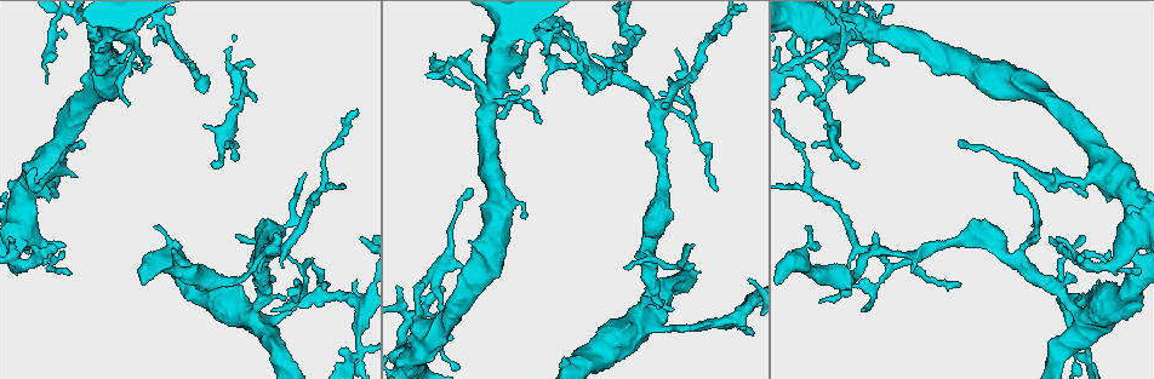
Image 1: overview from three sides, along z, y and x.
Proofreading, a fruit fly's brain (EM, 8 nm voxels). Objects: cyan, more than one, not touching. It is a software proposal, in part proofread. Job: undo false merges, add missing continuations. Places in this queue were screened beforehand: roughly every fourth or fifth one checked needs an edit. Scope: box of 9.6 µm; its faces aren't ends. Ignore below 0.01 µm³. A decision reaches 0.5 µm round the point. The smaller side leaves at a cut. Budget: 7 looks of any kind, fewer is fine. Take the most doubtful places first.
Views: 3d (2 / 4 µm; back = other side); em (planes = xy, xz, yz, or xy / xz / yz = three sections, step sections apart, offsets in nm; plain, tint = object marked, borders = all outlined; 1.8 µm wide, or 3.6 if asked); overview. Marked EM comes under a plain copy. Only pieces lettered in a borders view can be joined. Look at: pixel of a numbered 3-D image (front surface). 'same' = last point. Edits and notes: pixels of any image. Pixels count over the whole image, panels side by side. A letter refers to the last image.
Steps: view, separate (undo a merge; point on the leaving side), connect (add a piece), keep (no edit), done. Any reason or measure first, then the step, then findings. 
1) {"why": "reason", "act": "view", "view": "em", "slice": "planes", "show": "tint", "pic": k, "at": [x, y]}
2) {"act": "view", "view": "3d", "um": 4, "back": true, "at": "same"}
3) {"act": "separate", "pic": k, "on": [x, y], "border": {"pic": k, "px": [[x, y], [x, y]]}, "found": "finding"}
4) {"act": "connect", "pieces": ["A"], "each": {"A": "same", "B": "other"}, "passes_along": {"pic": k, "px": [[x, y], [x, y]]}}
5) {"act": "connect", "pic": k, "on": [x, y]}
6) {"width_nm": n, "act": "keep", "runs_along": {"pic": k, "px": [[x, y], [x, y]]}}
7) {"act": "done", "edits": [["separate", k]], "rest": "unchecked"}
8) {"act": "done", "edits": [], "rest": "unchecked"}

{"act": "view", "view": "em", "slice": "planes", "show": "tint", "pic": 1, "at": [410, 315]}

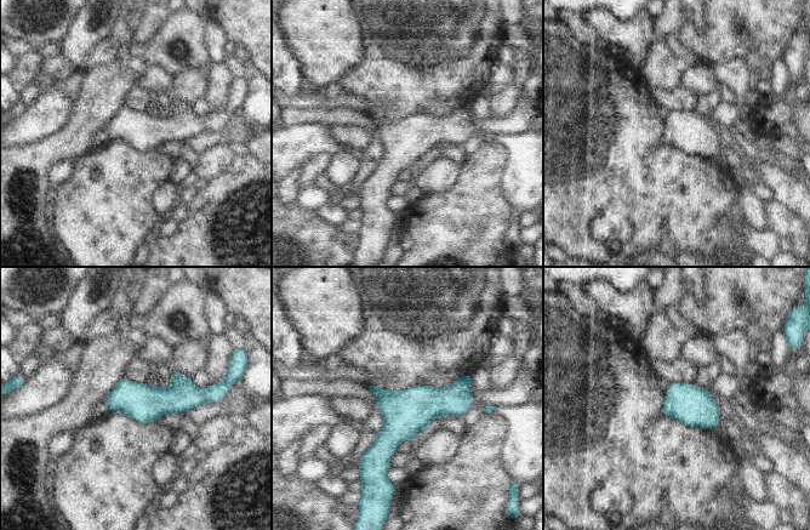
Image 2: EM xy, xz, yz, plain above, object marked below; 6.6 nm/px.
{"why": "what lies round it", "act": "view", "view": "em", "slice": "planes", "show": "borders", "at": "same"}

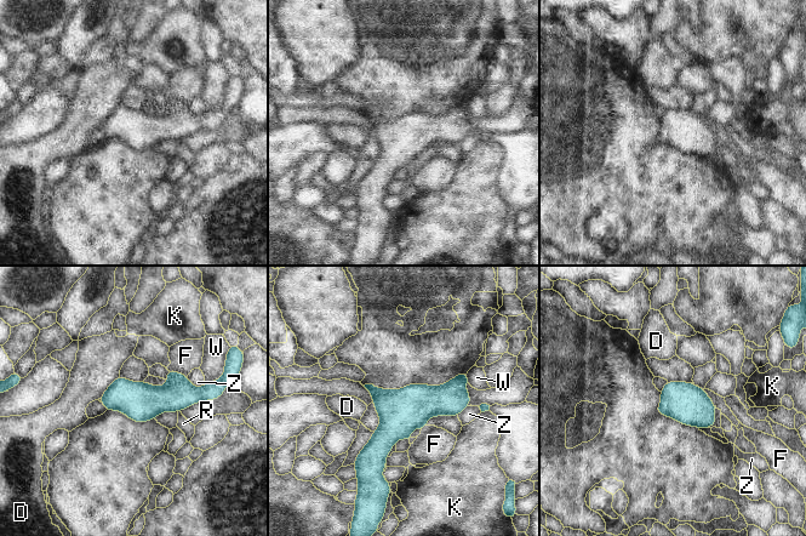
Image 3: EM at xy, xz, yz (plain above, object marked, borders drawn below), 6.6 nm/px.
{"width_nm": 260, "act": "keep", "each": {"D": "other", "F": "other", "K": "other", "R": "other", "W": "other", "Z": "other"}, "runs_along": {"pic": 3, "px": [[464, 376], [381, 443], [378, 469]]}, "found": "all the same neuron"}

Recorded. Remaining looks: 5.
{"why": "thin neck", "act": "view", "view": "3d", "um": 2, "pic": 1, "at": [864, 28]}

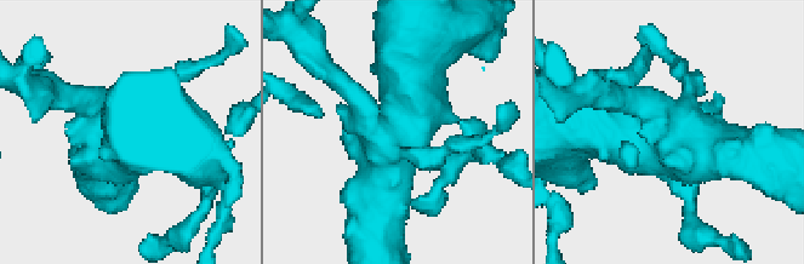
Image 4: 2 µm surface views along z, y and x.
{"act": "view", "view": "em", "slice": "planes", "show": "borders", "pic": 4, "at": [667, 139]}

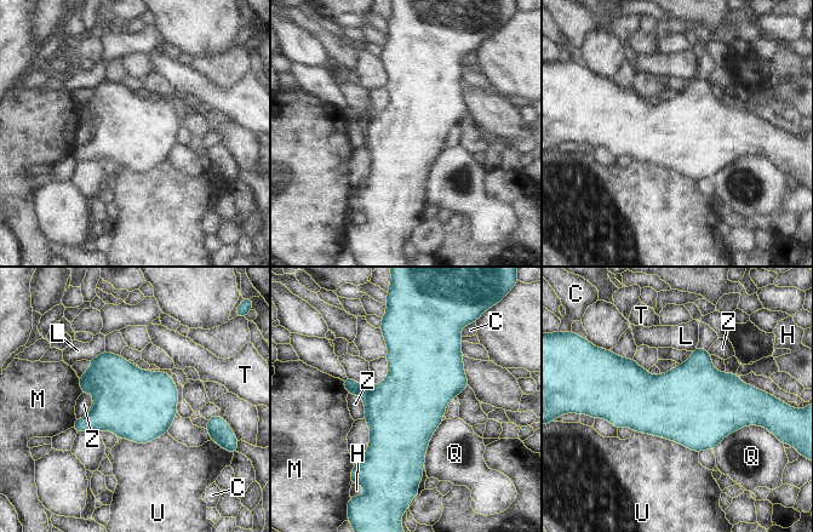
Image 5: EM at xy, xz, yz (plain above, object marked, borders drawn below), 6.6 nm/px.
{"act": "keep", "each": {"C": "other", "H": "other", "L": "other", "M": "other", "Q": "other", "T": "other", "U": "other", "Z": "other"}, "border": {"pic": 5, "px": [[633, 430], [674, 440], [698, 453]]}, "found": "one neuron here"}

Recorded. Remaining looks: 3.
{"why": "a narrow waist", "act": "view", "view": "em", "slice": "planes", "show": "tint", "pic": 1, "at": [835, 65]}

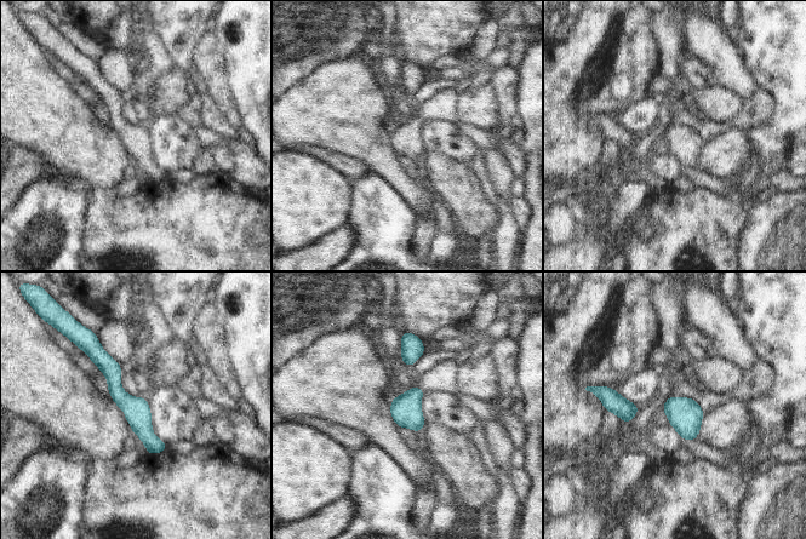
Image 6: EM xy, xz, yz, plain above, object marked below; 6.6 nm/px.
{"act": "view", "view": "em", "slice": "planes", "show": "borders", "at": "same"}

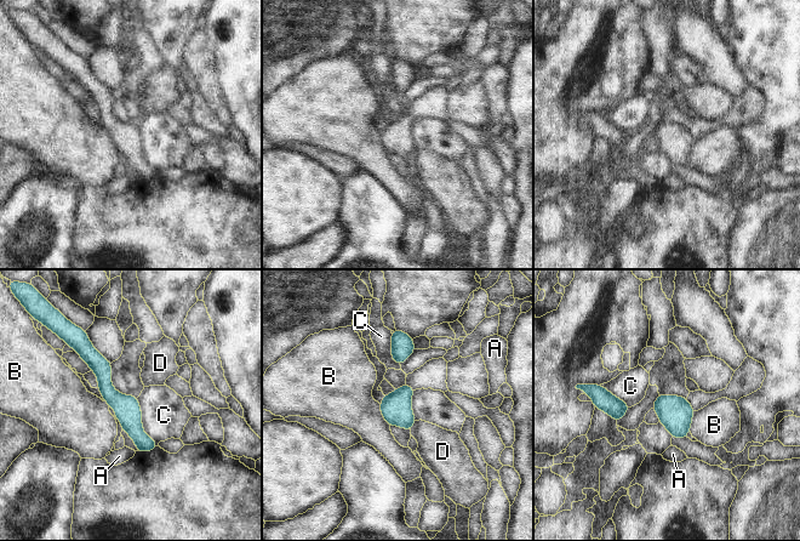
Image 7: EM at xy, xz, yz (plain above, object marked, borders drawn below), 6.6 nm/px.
{"longest_contact_nm": ["C", 340], "act": "keep", "each": {"A": "other", "B": "other", "C": "other", "D": "other"}, "border": {"pic": 7, "px": [[136, 398], [142, 430], [158, 444]]}, "found": "one neuron here"}

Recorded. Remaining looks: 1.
{"act": "done", "edits": [], "rest": "unchecked"}

